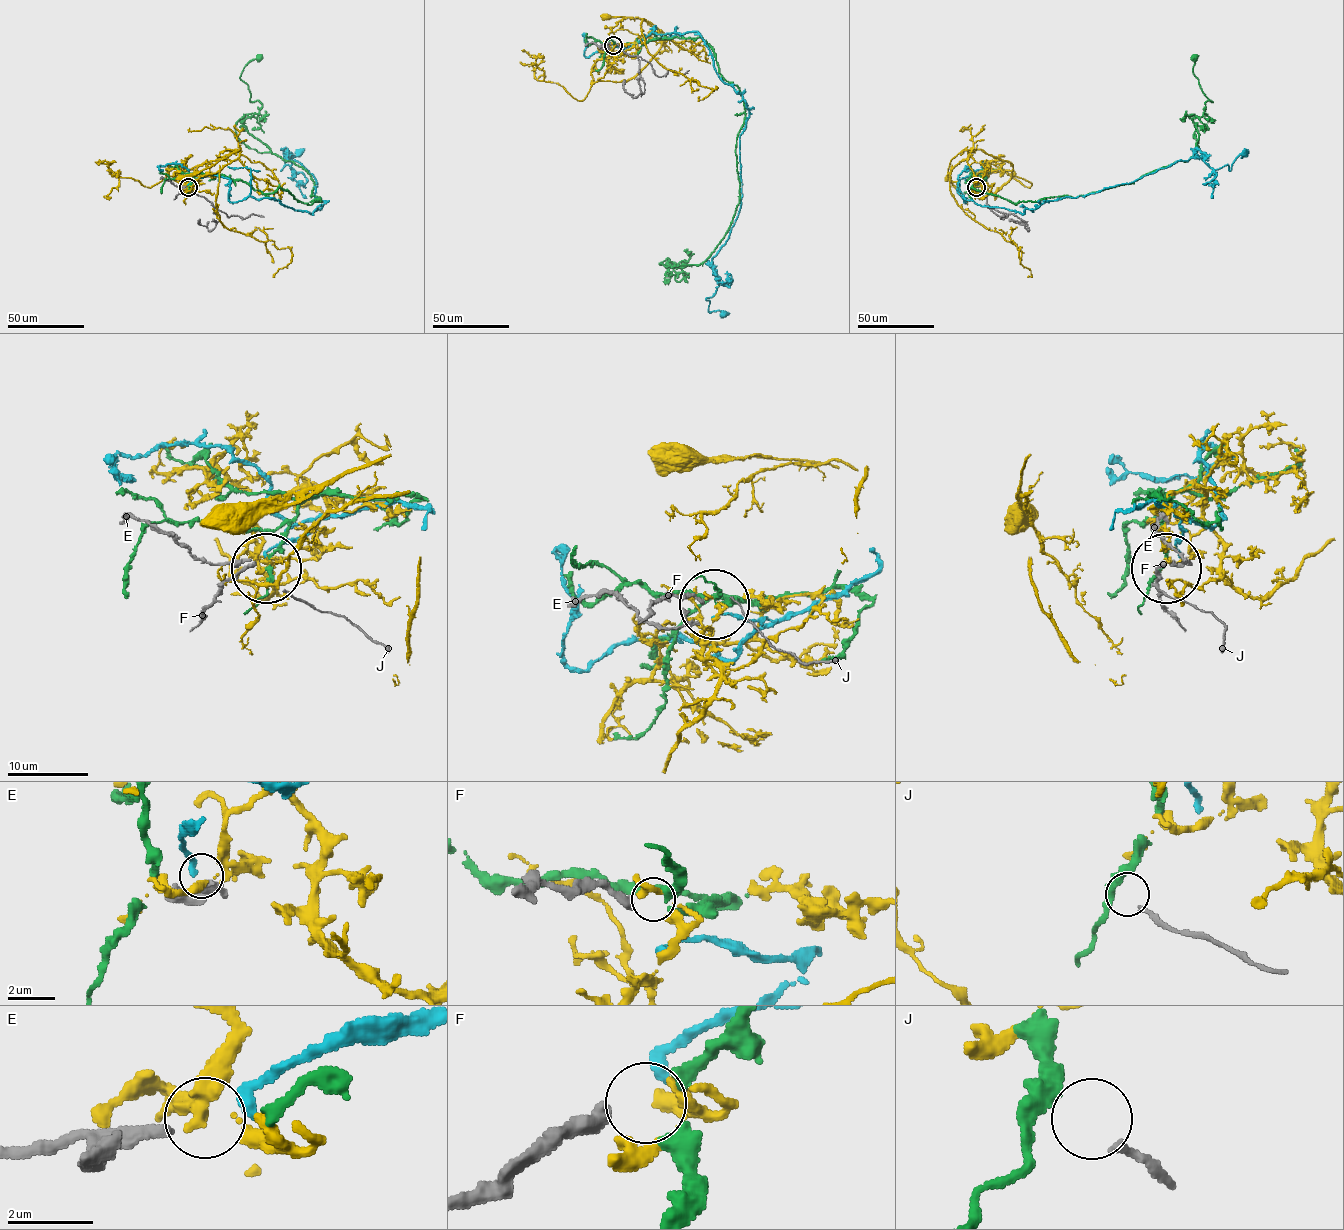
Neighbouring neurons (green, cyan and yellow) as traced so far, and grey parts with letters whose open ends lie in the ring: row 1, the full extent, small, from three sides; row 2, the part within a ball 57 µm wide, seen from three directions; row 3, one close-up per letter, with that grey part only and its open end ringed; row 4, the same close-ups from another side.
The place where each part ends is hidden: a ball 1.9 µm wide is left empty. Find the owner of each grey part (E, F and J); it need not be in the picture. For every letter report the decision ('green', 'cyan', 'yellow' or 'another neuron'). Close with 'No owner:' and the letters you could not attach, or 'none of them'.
E: cyan
F: green
J: another neuron
No owner: J

